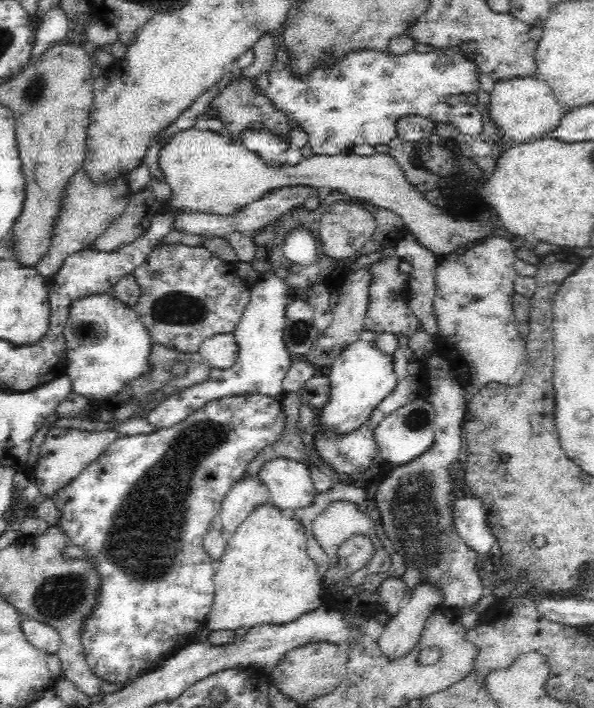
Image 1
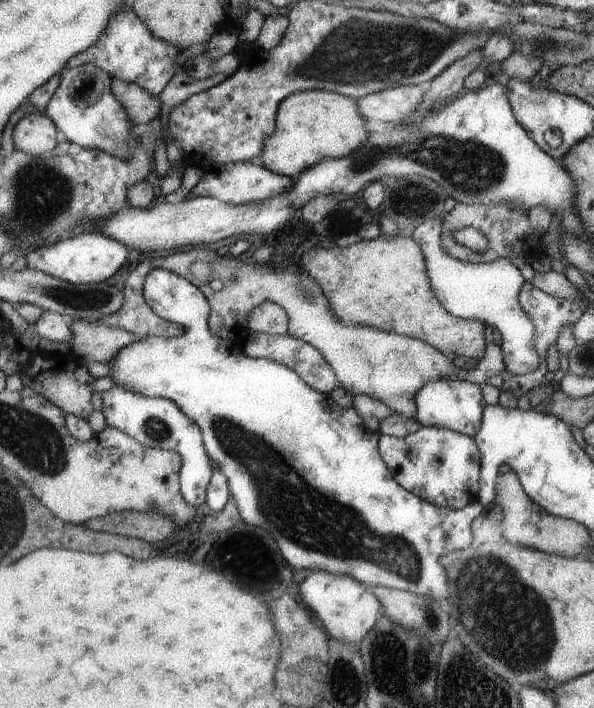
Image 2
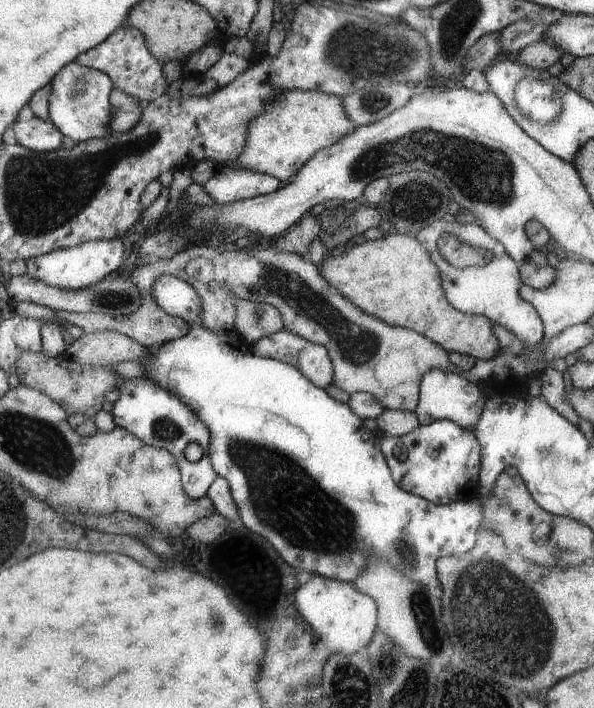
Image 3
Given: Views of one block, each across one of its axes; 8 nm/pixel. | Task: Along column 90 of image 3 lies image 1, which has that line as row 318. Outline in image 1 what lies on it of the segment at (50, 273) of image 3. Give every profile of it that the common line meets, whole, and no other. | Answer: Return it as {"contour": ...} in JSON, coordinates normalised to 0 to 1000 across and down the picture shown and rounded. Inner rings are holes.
{"contour":[[[453,381],[436,387],[436,391],[423,398],[421,412],[421,427],[414,431],[402,460],[392,470],[402,487],[394,517],[377,523],[357,521],[347,540],[311,548],[301,556],[286,556],[246,589],[263,607],[286,605],[306,596],[330,579],[337,579],[350,568],[374,561],[418,555],[438,555],[458,562],[476,559],[476,534],[492,514],[492,499],[481,492],[476,479],[483,452],[481,432],[490,425],[488,403],[475,388],[463,381]]]}

